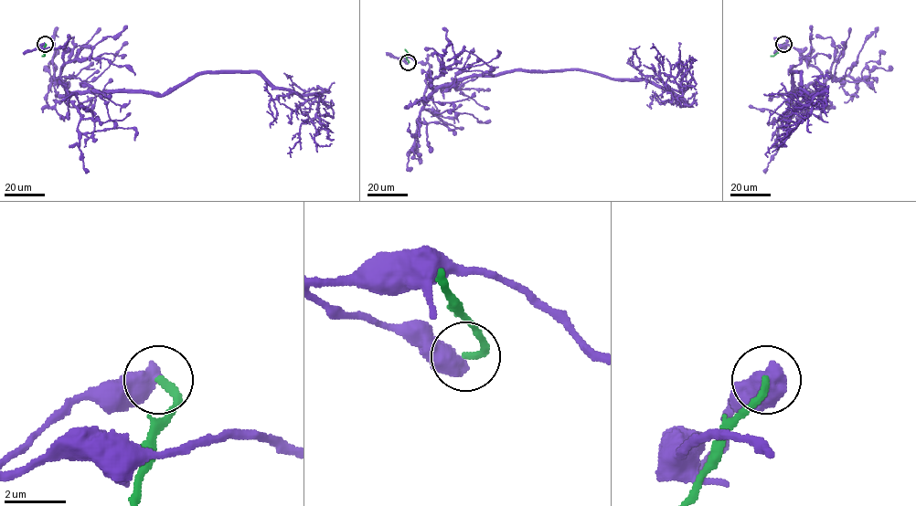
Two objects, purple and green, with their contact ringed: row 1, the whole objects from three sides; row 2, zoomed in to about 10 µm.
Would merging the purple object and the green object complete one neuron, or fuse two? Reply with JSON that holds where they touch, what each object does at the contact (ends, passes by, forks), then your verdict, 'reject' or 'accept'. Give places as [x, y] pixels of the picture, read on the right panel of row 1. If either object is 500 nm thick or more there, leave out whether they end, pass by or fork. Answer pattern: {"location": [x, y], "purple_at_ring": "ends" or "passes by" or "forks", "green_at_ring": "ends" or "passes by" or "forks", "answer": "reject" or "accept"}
{"location": [783, 44], "answer": "reject"}

